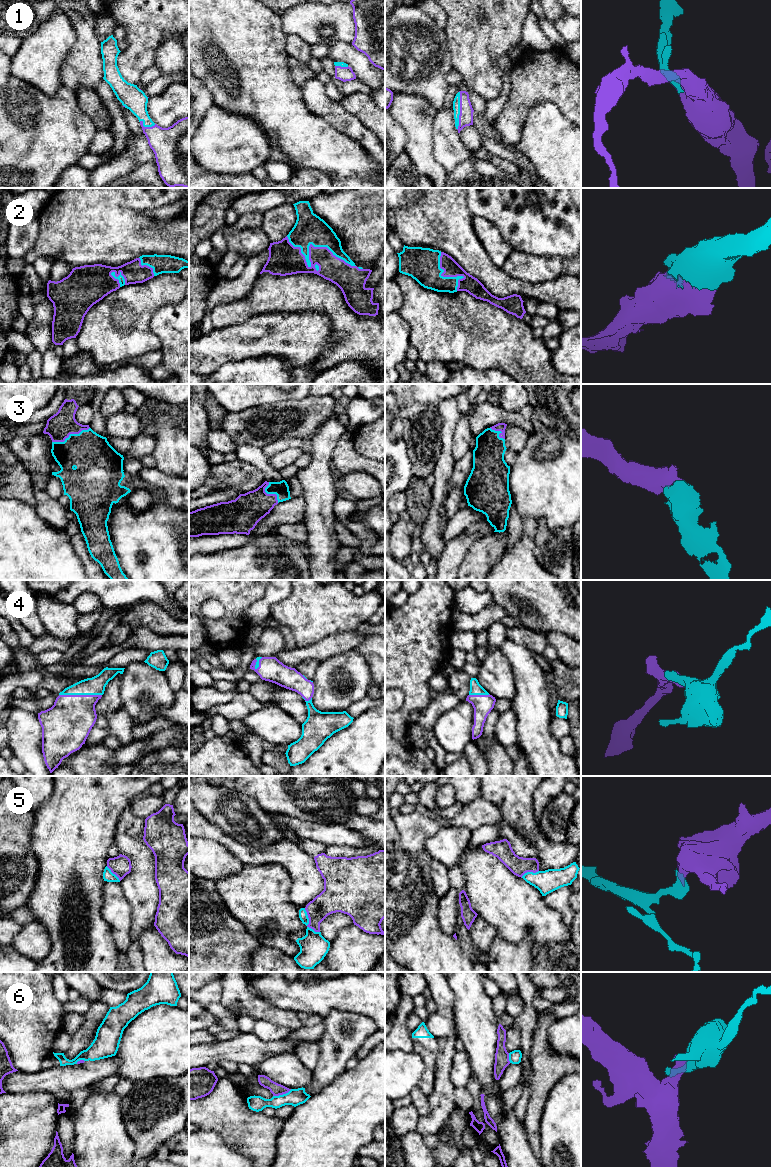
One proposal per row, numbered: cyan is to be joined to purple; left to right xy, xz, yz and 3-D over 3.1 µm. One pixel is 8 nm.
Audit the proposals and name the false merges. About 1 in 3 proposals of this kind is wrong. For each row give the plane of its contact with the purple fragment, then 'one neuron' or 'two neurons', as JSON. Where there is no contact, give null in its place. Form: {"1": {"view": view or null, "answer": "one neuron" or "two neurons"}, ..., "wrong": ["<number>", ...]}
{"1": {"view": "yz", "answer": "one neuron"}, "2": {"view": "xz", "answer": "one neuron"}, "3": {"view": "xy", "answer": "one neuron"}, "4": {"view": "xy", "answer": "one neuron"}, "5": {"view": "xz", "answer": "two neurons"}, "6": {"view": "xz", "answer": "two neurons"}, "wrong": ["5", "6"]}

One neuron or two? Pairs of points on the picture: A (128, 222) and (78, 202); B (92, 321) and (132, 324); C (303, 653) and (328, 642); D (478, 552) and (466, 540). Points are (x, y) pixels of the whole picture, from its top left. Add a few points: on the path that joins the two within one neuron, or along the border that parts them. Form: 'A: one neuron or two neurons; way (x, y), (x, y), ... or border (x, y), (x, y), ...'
A: one neuron; way (116, 222), (98, 222), (90, 214)
B: one neuron; way (102, 324), (122, 324)
C: one neuron; way (309, 652), (319, 651), (322, 648)
D: two neurons; border (481, 537), (471, 545), (460, 565)

